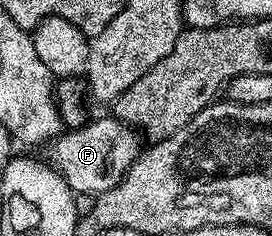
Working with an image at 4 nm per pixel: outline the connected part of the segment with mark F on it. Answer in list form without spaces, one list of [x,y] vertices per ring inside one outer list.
[[[106,114],[102,120],[92,122],[66,131],[56,137],[52,145],[55,167],[74,192],[100,194],[111,190],[127,174],[127,170],[137,160],[143,144],[137,141],[138,133],[122,120]]]

